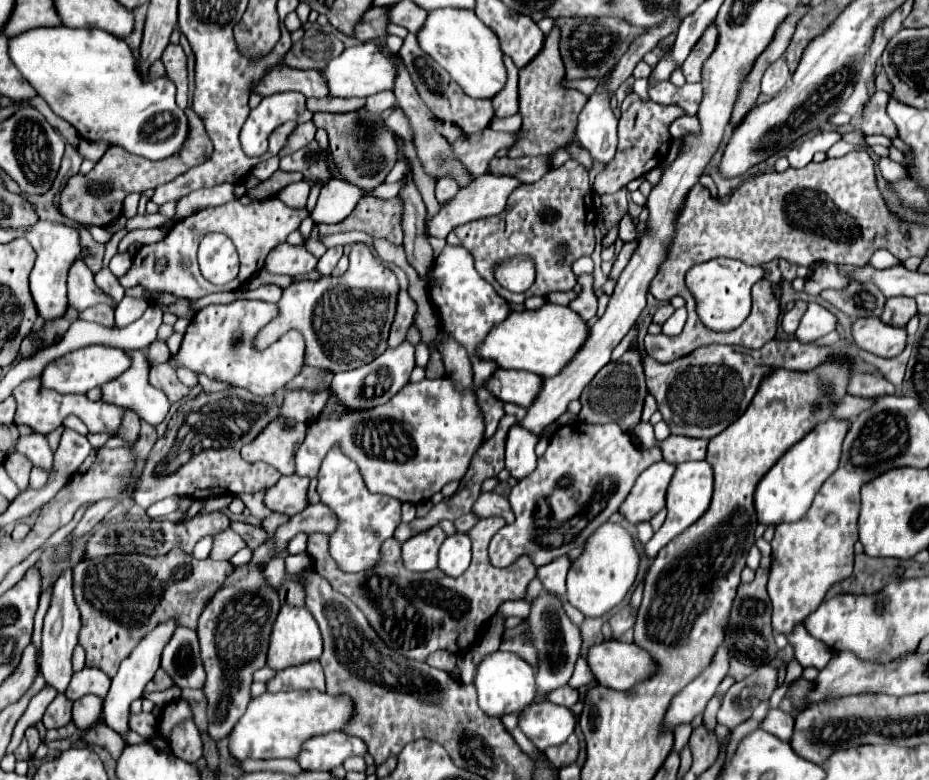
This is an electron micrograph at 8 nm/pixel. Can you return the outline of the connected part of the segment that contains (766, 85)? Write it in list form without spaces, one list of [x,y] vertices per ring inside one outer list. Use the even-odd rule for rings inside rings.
[[[781,58],[781,60],[773,62],[773,64],[767,68],[767,72],[765,72],[765,76],[763,76],[763,82],[761,82],[761,92],[767,94],[767,96],[779,94],[779,92],[785,88],[785,84],[787,84],[789,78],[791,78],[789,68],[787,68],[785,60]]]

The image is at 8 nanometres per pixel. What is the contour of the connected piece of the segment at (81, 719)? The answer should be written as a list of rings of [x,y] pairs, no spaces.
[[[93,694],[76,700],[72,708],[72,721],[78,728],[86,728],[97,720],[101,712],[101,698]]]

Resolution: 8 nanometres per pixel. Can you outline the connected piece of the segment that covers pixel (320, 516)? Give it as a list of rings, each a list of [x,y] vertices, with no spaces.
[[[315,504],[315,506],[307,506],[303,512],[295,514],[293,518],[289,518],[285,524],[281,524],[275,530],[273,542],[275,542],[275,550],[273,552],[283,552],[289,544],[289,540],[293,536],[297,536],[299,532],[303,534],[313,534],[313,532],[323,532],[323,534],[331,534],[331,530],[335,532],[337,528],[337,518],[331,510],[327,510],[327,506]]]

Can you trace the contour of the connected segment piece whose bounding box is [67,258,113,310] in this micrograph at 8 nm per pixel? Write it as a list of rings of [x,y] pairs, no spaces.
[[[77,258],[69,272],[67,272],[67,290],[69,290],[69,304],[75,306],[77,310],[85,310],[91,308],[99,302],[105,302],[109,306],[113,306],[111,298],[107,298],[93,282],[93,274],[91,270],[85,266],[85,262],[81,258]]]

